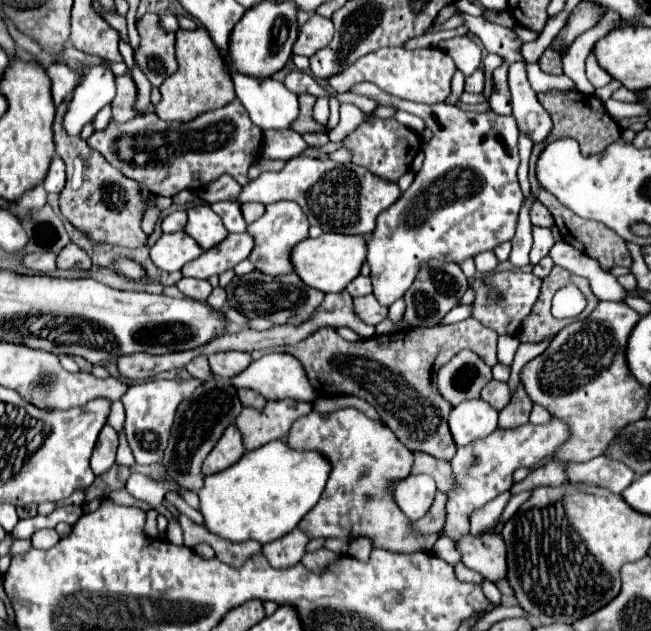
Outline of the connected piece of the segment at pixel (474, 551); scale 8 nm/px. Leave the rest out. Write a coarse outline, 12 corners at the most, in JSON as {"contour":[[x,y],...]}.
{"contour":[[500,533],[464,535],[462,563],[488,581],[506,579]]}

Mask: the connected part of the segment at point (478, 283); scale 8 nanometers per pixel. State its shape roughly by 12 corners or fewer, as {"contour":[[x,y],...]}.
{"contour":[[520,269],[470,281],[472,315],[518,335],[542,281]]}

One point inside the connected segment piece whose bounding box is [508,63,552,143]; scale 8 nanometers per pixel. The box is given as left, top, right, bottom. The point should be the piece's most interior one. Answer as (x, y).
(533, 120)

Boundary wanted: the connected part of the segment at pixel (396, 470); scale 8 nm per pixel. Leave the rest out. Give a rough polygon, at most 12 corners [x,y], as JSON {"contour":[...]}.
{"contour":[[354,407],[296,419],[286,443],[332,473],[300,521],[312,539],[432,551],[388,483],[414,453]]}

